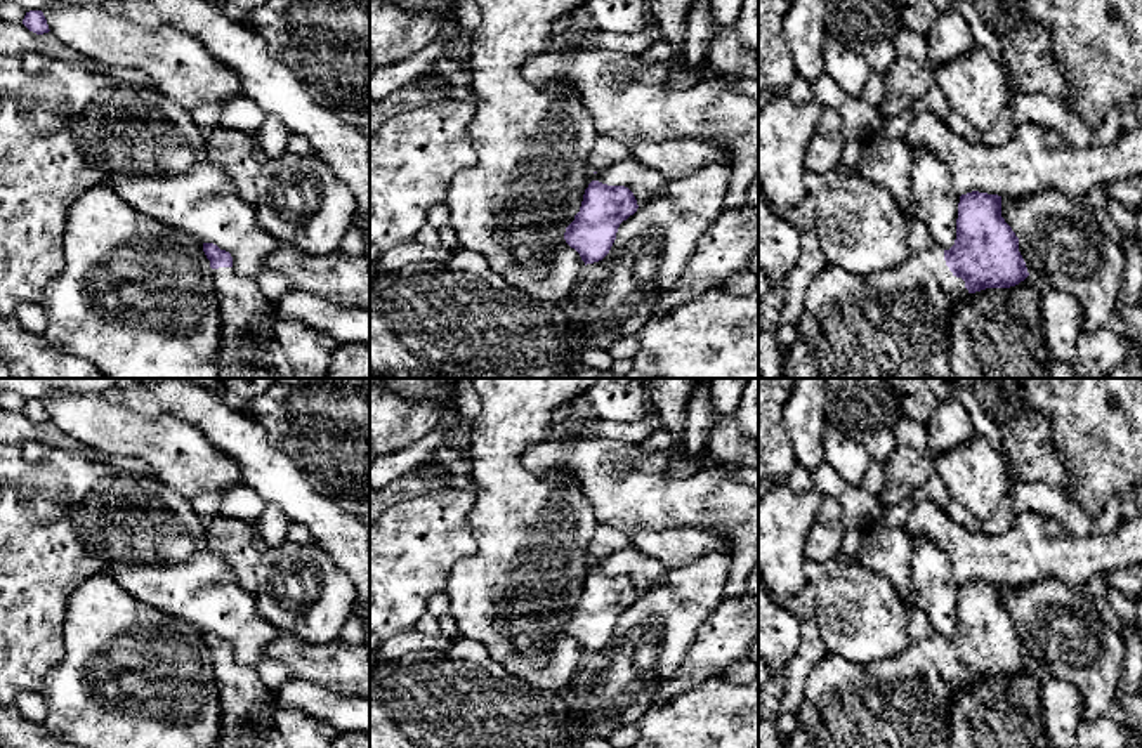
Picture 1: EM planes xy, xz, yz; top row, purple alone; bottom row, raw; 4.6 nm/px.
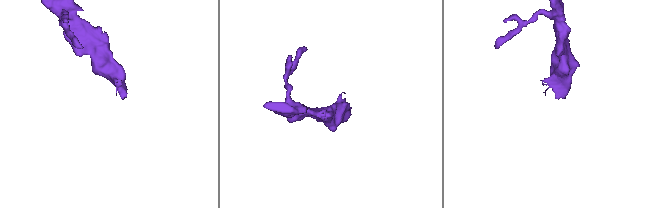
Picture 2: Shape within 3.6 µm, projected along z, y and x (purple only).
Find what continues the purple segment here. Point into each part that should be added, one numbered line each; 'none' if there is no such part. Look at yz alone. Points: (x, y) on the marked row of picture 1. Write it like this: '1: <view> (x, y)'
1: yz (894, 323)

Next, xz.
none

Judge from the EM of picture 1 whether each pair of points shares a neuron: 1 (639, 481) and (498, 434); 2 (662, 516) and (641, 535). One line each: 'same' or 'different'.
1: different
2: different

